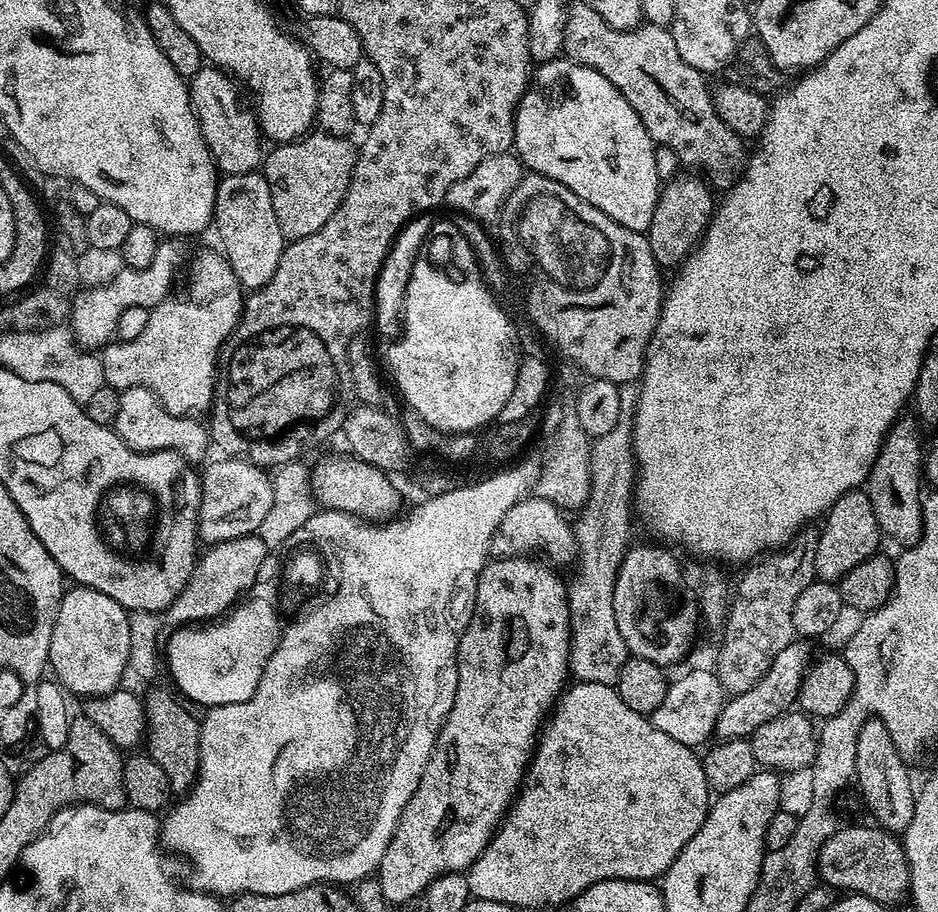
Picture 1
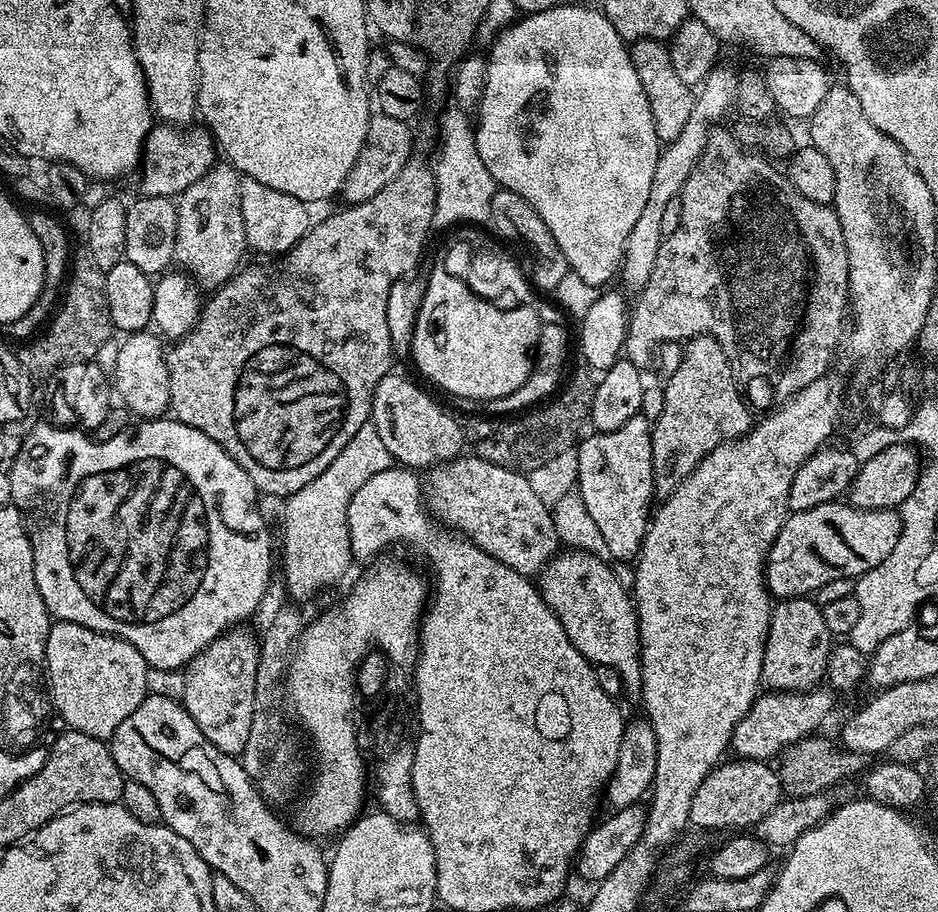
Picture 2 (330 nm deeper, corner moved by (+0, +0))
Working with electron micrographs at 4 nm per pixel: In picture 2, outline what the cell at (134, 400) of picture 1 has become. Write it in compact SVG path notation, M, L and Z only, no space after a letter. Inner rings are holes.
M152 330L133 332L120 344L116 352L116 392L120 395L119 403L127 408L136 418L160 418L170 408L170 374L168 373L168 357L165 345L160 345L161 337Z

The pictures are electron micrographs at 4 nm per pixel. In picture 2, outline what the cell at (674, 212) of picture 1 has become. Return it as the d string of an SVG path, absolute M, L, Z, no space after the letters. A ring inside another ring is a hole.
M694 336L683 345L683 349L684 357L678 370L674 370L667 377L664 401L661 402L660 413L657 414L656 420L654 416L652 424L652 473L655 491L660 494L673 492L700 465L702 458L706 458L727 440L745 436L754 423L754 416L748 413L749 405L742 395L741 385L736 383L730 362L714 337Z

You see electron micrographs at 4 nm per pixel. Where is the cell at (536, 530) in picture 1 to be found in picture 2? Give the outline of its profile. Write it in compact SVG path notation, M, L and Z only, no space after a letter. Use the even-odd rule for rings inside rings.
M577 550L564 553L554 557L541 573L542 582L538 584L541 596L562 622L575 649L595 667L610 667L619 673L623 693L638 698L642 684L641 644L633 597L629 591L627 594L603 557Z

